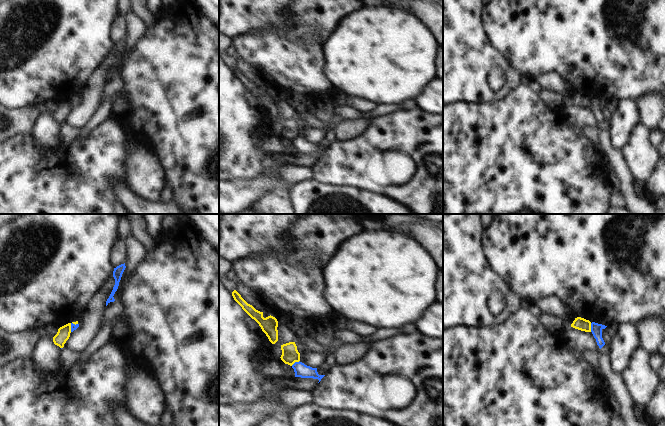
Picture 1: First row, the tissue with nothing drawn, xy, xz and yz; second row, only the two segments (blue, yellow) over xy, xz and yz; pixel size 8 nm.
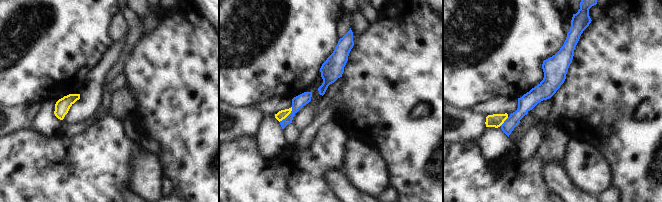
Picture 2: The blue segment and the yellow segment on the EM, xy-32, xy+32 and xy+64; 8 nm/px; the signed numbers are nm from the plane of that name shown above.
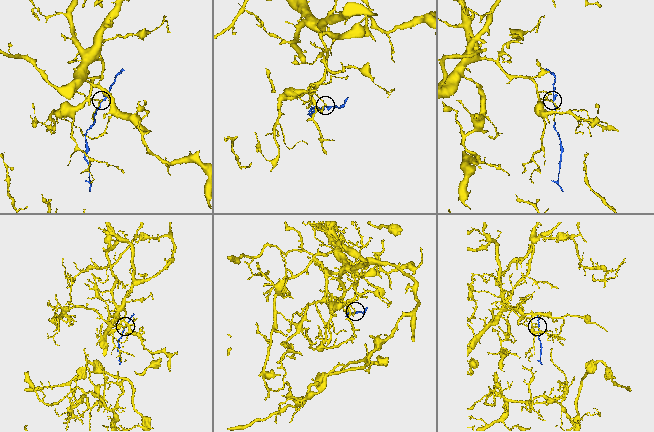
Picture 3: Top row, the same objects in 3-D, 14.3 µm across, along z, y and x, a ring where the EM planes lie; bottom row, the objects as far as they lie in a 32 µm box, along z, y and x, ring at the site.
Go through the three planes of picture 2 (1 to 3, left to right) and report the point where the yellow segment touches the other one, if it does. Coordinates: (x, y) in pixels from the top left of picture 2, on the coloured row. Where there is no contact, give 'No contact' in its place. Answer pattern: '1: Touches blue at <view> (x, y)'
1: No contact
2: Touches blue at xy+32 (288, 115)
3: Touches blue at xy+64 (504, 121).

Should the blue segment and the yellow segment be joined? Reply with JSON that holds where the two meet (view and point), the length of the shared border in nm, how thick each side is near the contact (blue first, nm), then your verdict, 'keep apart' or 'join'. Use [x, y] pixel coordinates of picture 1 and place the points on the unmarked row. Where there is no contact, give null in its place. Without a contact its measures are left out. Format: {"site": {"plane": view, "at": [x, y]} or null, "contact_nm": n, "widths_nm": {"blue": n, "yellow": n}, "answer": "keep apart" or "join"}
{"site": {"plane": "yz", "at": [591, 103]}, "contact_nm": 70, "widths_nm": {"blue": 90, "yellow": 100}, "answer": "keep apart"}

